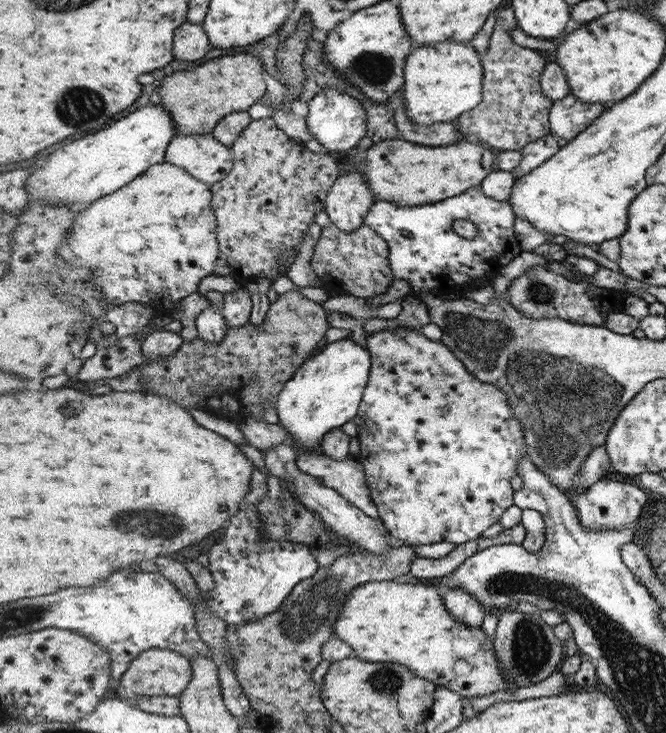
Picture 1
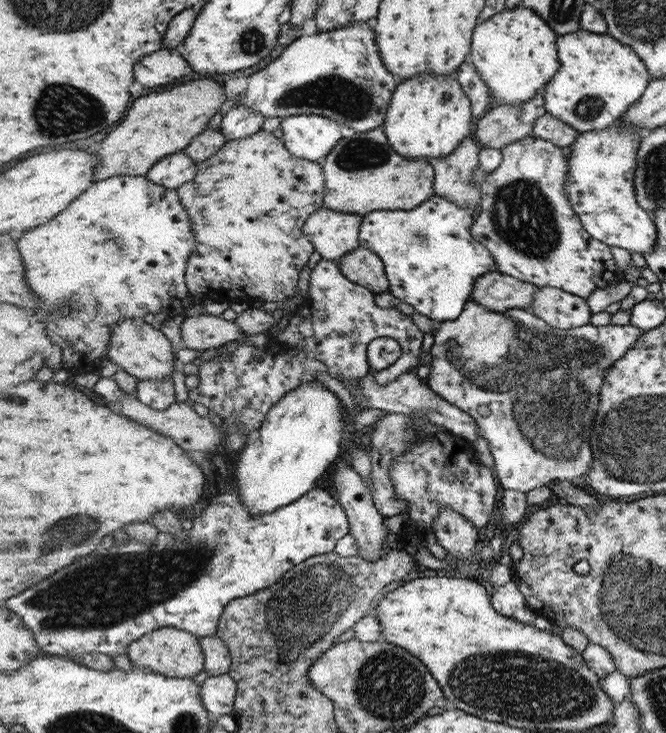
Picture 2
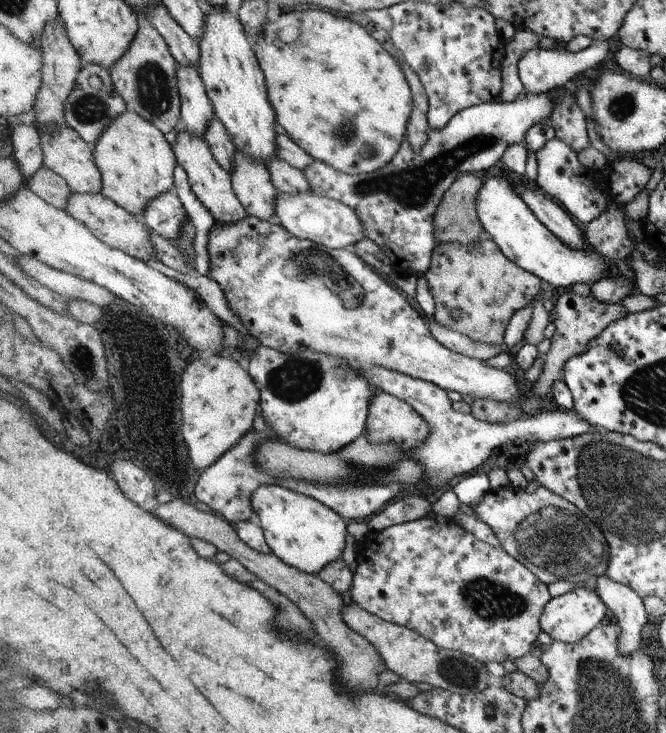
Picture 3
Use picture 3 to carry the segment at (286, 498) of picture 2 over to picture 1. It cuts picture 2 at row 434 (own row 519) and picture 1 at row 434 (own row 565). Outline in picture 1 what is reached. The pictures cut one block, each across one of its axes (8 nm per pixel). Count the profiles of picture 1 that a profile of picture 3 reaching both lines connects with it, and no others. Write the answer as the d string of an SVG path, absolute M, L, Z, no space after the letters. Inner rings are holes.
M351 334L347 338L326 345L319 353L310 356L303 366L299 368L288 380L286 386L279 394L279 402L276 402L278 420L280 426L290 434L290 444L298 451L320 450L320 444L324 436L334 428L341 428L343 424L351 422L359 415L360 403L363 402L363 392L367 388L371 378L371 354L354 342Z

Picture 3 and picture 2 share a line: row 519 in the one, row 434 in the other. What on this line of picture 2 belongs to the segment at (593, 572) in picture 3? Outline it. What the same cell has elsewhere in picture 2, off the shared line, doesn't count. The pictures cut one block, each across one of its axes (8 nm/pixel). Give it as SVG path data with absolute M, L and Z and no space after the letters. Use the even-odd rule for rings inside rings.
M468 300L463 313L456 320L446 320L437 323L434 329L433 345L431 346L432 366L426 384L439 394L446 402L457 406L460 411L466 412L472 421L478 426L478 434L488 441L490 454L494 460L494 472L500 479L500 488L518 490L527 493L534 487L550 486L554 481L573 481L576 478L585 478L595 454L590 448L589 432L592 429L592 422L596 415L597 408L600 407L600 387L606 380L606 369L616 363L616 360L627 355L628 350L635 346L640 335L644 335L642 328L632 327L630 324L617 326L580 326L572 330L560 330L552 328L546 321L533 316L530 311L524 309L511 309L505 312L493 312L483 305Z

